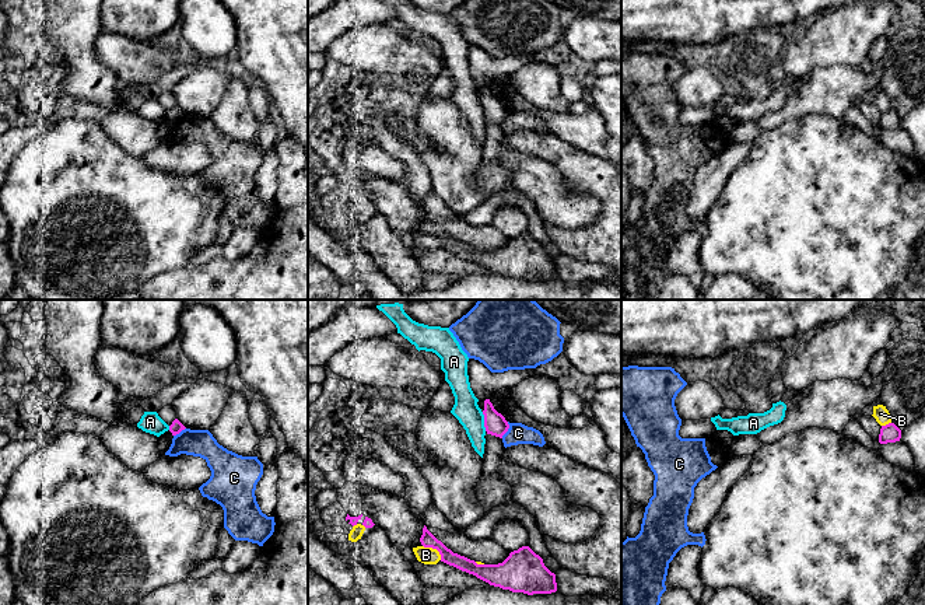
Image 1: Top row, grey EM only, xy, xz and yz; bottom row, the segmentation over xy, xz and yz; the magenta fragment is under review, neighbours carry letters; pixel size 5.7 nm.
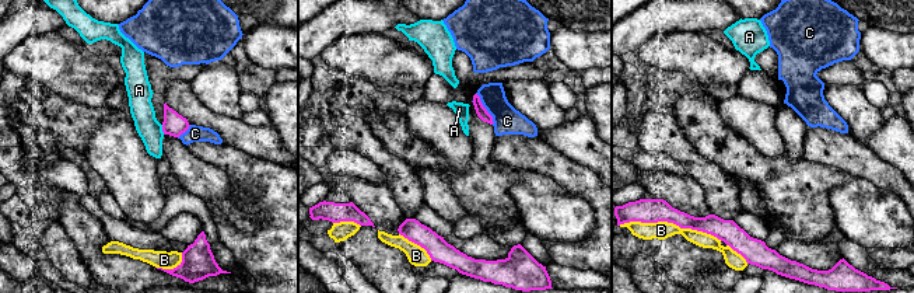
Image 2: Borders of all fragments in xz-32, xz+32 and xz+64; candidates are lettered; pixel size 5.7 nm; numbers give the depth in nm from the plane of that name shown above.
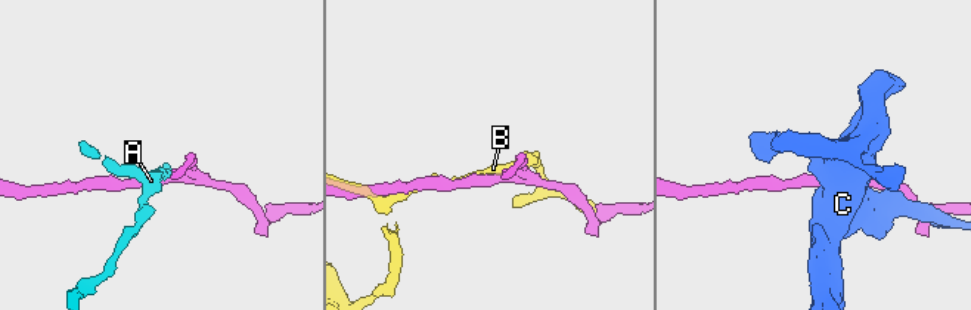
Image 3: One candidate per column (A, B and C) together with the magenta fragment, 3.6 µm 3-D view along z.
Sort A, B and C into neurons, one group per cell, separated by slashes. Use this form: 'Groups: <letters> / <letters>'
Groups: A / B / C

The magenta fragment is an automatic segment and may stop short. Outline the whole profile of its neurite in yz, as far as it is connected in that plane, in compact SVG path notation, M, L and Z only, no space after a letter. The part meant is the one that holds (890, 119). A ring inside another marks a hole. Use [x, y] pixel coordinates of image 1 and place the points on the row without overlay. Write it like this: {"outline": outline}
{"outline": "M894 109L882 112L879 120L880 130L896 129L900 127L900 125L901 125L901 116Z"}

